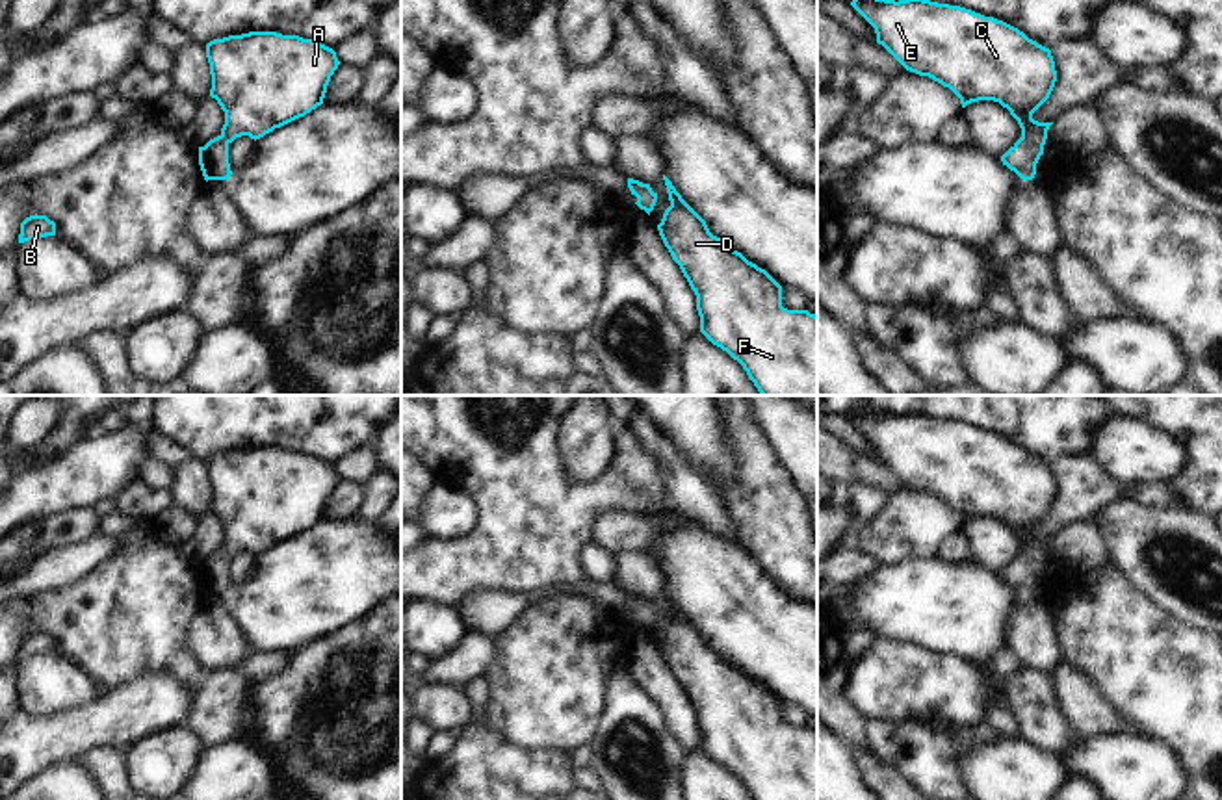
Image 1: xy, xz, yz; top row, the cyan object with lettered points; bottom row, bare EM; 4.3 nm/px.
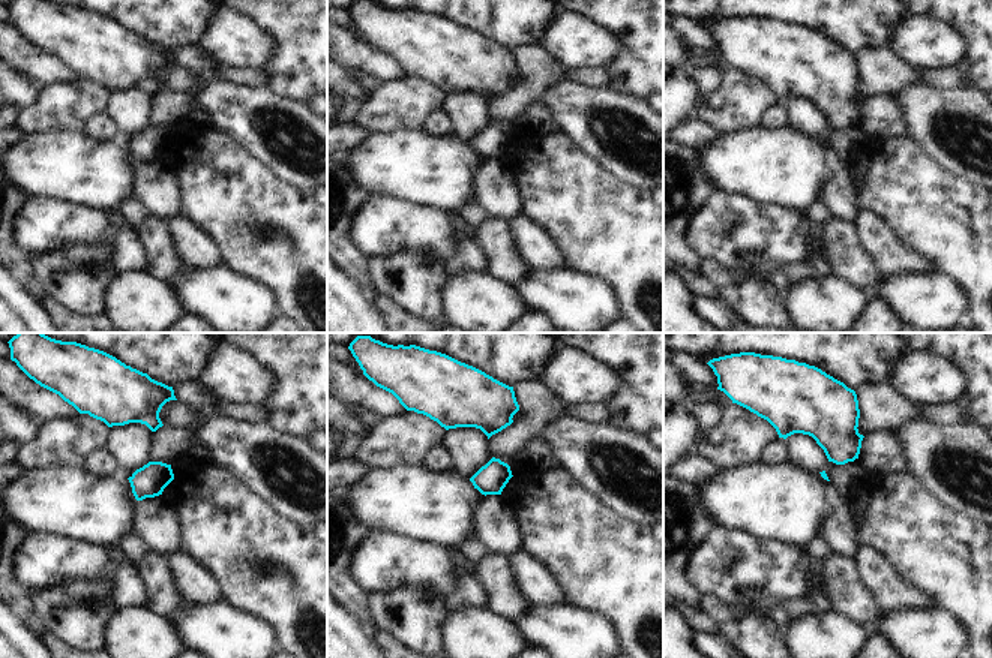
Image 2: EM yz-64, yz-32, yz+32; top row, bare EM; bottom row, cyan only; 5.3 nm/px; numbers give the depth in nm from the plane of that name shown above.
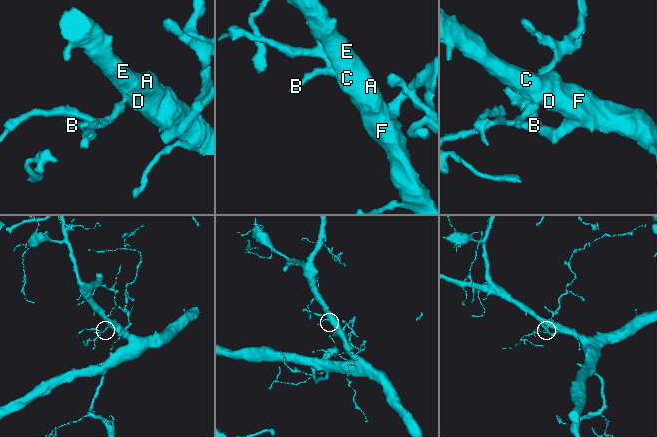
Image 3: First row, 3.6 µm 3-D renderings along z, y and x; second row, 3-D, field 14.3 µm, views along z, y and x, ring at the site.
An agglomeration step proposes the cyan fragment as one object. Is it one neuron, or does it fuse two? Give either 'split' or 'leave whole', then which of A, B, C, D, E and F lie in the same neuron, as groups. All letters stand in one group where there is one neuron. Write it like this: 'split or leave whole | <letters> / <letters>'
leave whole | A B C D E F

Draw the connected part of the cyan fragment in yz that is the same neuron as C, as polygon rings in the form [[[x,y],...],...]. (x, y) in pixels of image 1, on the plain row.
[[[856,412],[851,421],[906,486],[949,503],[962,523],[979,516],[1007,523],[1021,553],[1001,577],[1021,596],[1034,594],[1053,540],[1033,535],[1057,497],[1049,464],[1003,436],[960,421],[877,412]]]

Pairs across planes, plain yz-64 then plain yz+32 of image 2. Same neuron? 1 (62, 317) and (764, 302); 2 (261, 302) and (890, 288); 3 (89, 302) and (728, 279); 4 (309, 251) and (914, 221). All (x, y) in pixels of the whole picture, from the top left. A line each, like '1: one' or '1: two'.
1: two
2: one
3: one
4: one

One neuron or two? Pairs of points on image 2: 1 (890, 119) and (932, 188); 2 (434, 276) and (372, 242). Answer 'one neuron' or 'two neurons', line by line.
1: two neurons
2: two neurons

